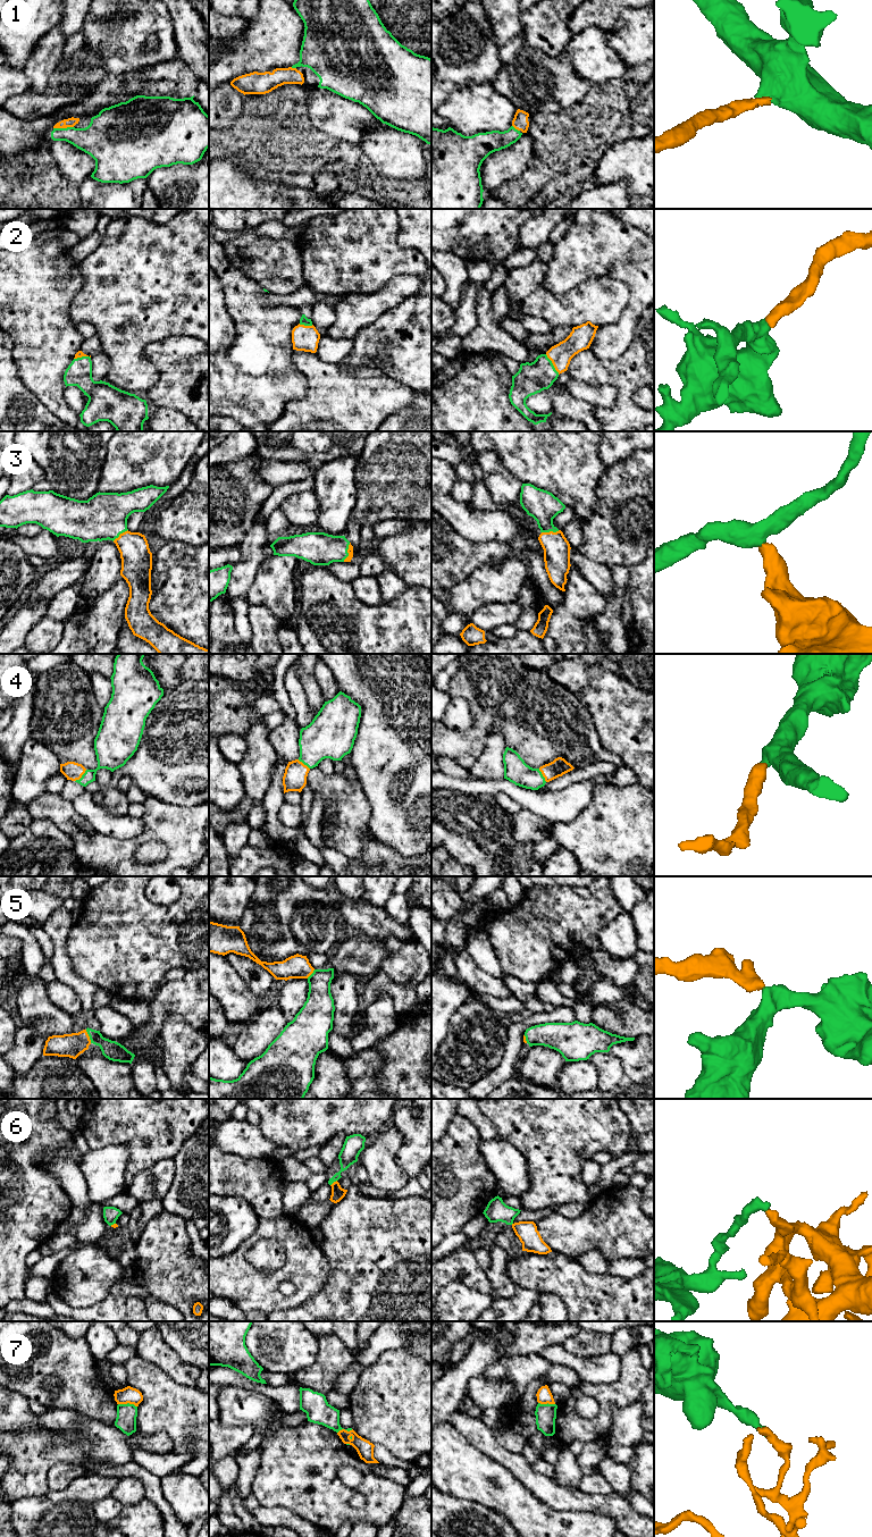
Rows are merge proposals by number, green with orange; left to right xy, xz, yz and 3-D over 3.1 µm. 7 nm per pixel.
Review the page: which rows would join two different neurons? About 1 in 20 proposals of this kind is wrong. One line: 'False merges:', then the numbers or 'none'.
False merges: 7

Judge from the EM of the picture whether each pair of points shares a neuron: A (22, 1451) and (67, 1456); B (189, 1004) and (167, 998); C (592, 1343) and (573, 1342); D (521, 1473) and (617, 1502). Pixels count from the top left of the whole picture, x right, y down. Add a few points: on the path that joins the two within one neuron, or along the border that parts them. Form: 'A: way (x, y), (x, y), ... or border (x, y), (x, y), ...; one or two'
A: way (33, 1454), (56, 1454); one
B: way (183, 998), (173, 998); one
C: way (587, 1343), (578, 1342); one
D: way (545, 1489), (560, 1498), (593, 1502); one

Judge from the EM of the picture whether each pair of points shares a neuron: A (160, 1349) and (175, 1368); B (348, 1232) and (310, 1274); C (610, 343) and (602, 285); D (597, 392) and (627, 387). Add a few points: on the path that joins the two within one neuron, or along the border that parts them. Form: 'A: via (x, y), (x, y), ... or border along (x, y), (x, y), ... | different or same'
A: via (161, 1353), (170, 1363) | same
B: border along (319, 1245), (328, 1263), (328, 1278), (326, 1283) | different
C: border along (626, 305), (614, 322), (598, 327) | different
D: border along (589, 384), (612, 385), (617, 392), (614, 405) | different

